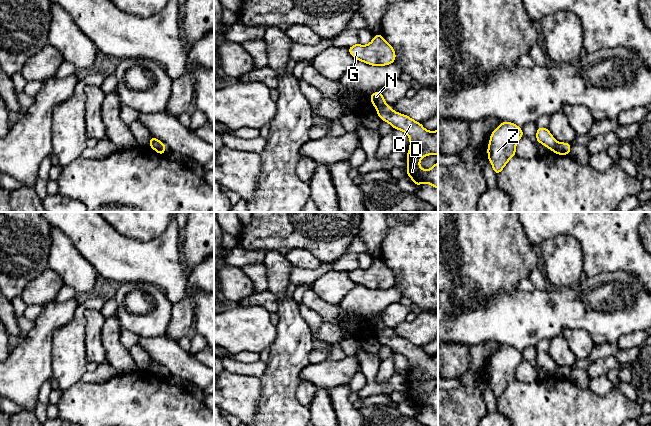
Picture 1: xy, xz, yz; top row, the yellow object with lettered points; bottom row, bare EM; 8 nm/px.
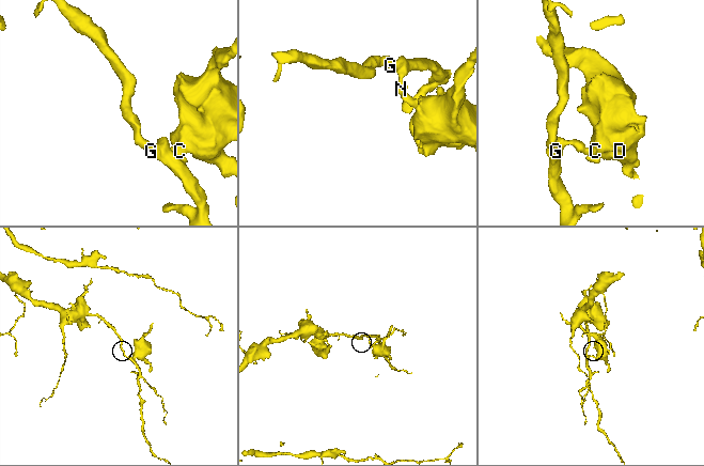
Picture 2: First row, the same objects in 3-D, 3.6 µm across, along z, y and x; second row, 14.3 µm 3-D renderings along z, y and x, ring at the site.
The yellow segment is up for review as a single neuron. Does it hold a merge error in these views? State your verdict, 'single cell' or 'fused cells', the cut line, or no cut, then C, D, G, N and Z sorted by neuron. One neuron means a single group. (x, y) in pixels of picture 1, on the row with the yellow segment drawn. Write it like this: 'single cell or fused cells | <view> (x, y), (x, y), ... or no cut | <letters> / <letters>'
fused cells | xz (385, 103), (377, 109) | C D / G N Z

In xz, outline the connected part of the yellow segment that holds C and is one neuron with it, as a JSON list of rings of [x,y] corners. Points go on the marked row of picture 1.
[[[389,105],[377,109],[377,115],[388,122],[393,129],[405,132],[410,140],[406,154],[408,165],[407,176],[418,187],[422,183],[438,189],[438,162],[429,170],[420,167],[420,159],[428,155],[438,155],[438,130],[428,131],[423,125],[405,114],[394,111]]]

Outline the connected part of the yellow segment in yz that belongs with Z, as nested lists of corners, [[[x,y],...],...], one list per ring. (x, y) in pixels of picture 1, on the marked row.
[[[503,121],[490,135],[487,148],[493,171],[498,175],[516,154],[516,144],[524,136],[518,125]]]

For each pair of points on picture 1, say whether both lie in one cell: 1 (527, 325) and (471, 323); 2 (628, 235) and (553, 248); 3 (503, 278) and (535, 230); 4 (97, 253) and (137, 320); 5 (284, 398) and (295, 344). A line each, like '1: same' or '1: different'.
1: same
2: different
3: different
4: different
5: same

